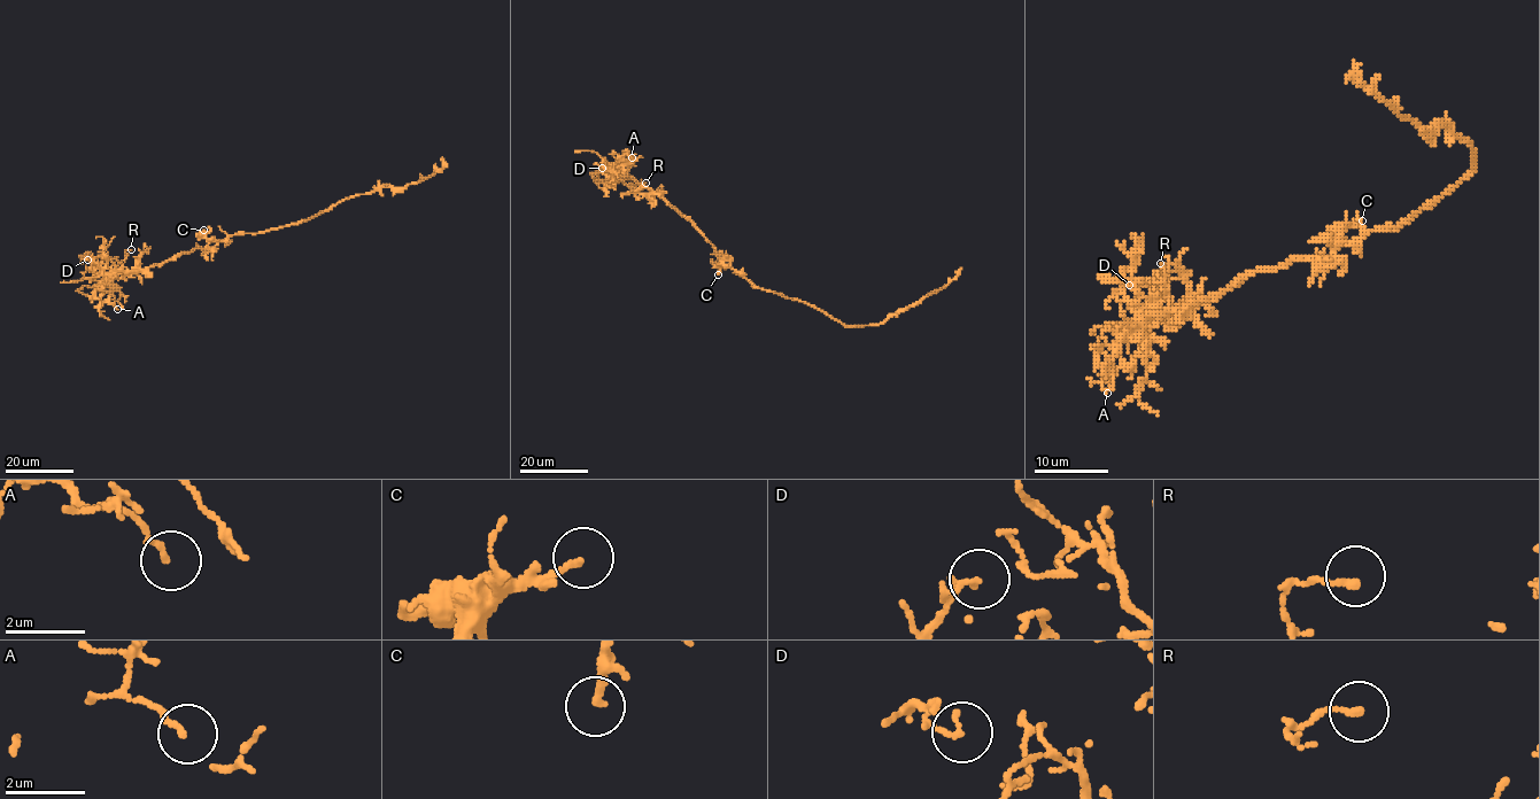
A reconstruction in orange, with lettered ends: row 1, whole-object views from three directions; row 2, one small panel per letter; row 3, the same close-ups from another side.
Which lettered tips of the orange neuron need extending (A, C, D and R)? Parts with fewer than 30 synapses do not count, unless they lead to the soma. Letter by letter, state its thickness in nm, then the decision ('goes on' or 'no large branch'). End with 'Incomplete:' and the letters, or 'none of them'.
A: 110 nm thick; no large branch
C: 180 nm thick; no large branch
D: 140 nm thick; no large branch
R: 170 nm thick; no large branch
Incomplete: none of them

